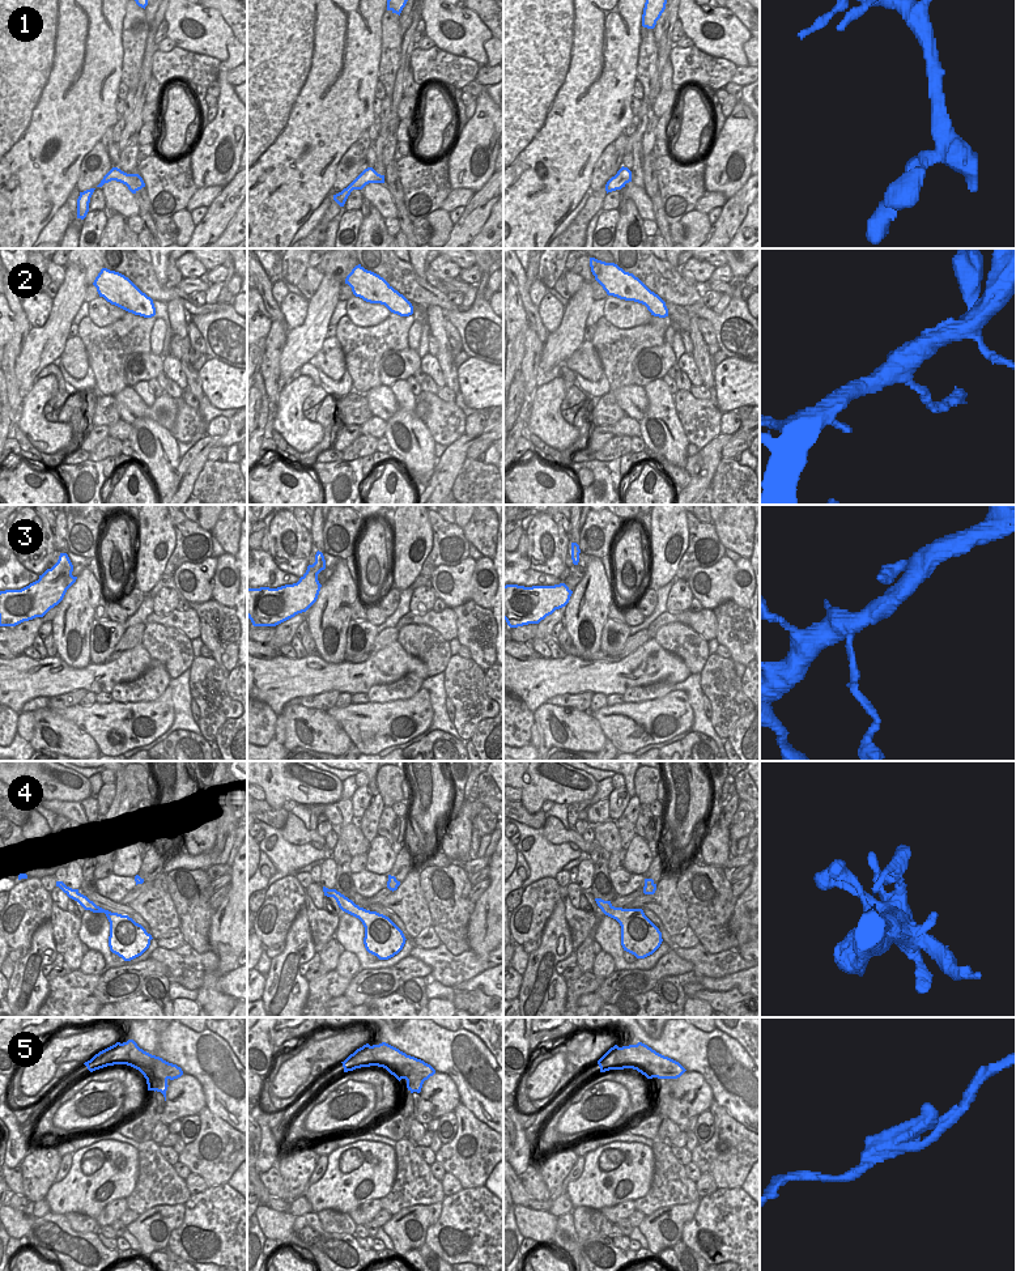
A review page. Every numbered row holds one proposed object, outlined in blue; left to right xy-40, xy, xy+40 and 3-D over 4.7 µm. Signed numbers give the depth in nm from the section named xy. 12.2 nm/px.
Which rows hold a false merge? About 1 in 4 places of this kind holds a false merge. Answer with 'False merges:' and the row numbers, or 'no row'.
False merges: 5

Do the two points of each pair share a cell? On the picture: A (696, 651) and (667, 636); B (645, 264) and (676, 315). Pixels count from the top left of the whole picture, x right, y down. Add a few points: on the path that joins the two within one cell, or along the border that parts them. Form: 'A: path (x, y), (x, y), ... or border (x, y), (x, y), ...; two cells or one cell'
A: path (689, 646), (674, 637); one cell
B: border (664, 300), (687, 307); two cells

